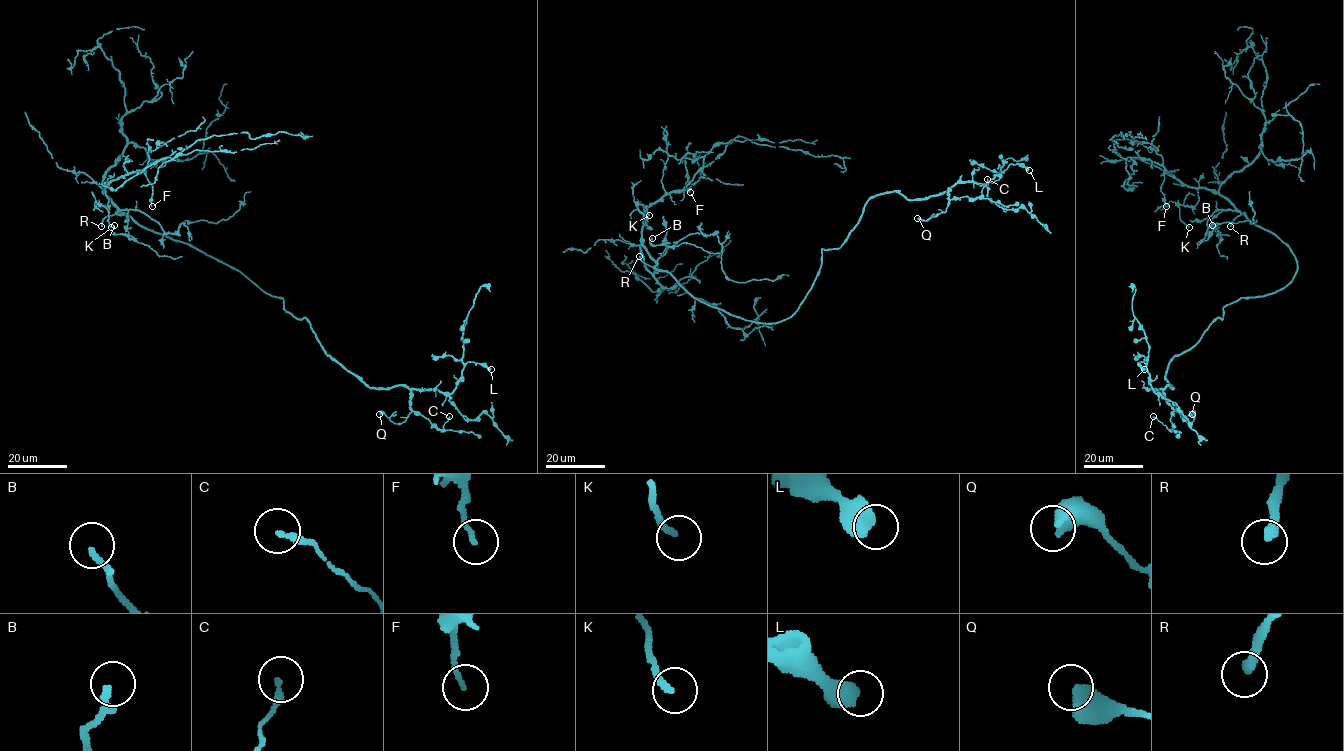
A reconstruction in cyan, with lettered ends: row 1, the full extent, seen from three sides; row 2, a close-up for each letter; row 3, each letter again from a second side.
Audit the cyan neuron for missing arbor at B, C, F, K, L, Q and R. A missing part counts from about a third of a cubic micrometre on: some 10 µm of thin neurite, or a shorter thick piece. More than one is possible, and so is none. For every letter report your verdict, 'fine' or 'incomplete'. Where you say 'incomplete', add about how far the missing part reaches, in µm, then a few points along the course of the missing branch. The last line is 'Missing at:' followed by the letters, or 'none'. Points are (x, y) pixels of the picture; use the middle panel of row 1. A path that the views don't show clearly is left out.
B: fine
C: fine
F: fine
K: fine
L: fine
Q: fine
R: incomplete; missing 45 µm
Missing at: R

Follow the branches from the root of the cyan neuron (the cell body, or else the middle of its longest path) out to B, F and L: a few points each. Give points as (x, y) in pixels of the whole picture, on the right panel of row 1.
B: (1297, 265), (1282, 240), (1241, 212), (1223, 210), (1217, 214), (1212, 224), (1219, 234), (1212, 225)
F: (1297, 265), (1282, 240), (1256, 226), (1227, 200), (1204, 188), (1188, 187), (1164, 171), (1161, 192), (1166, 206)
L: (1297, 265), (1285, 286), (1228, 304), (1177, 354), (1166, 373), (1173, 388), (1156, 393), (1138, 362), (1144, 369)

